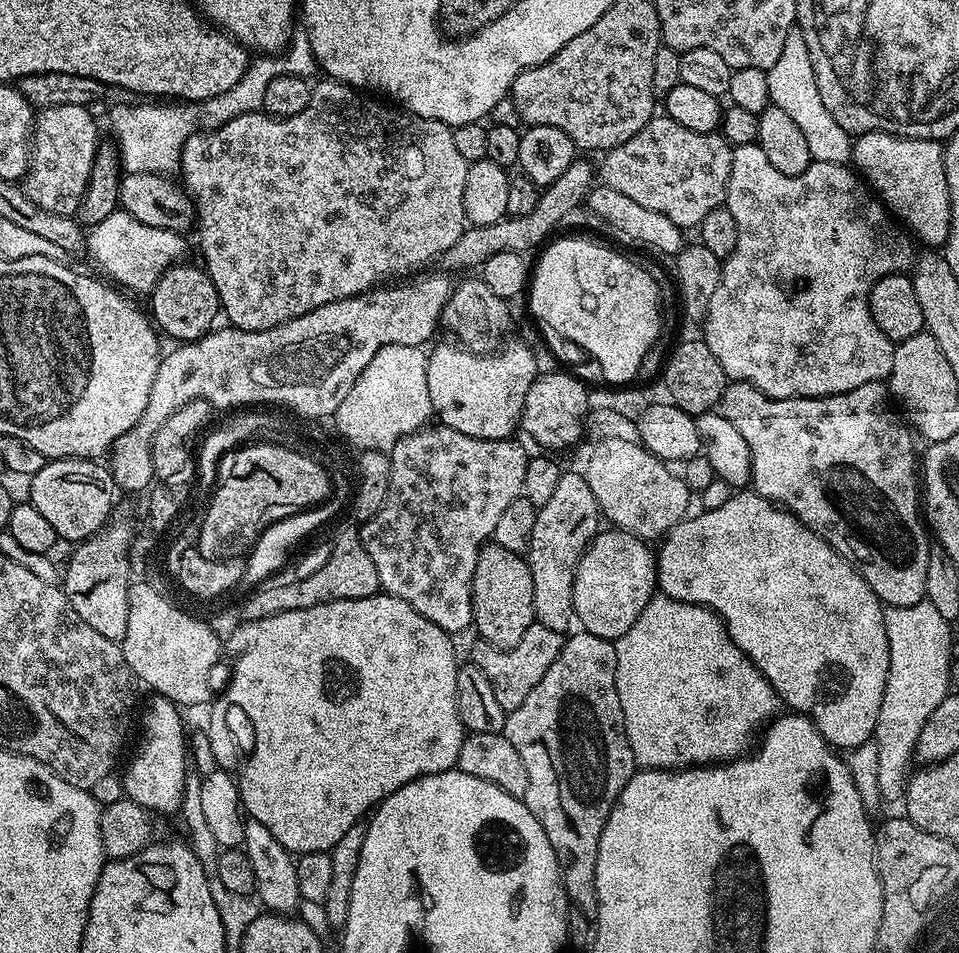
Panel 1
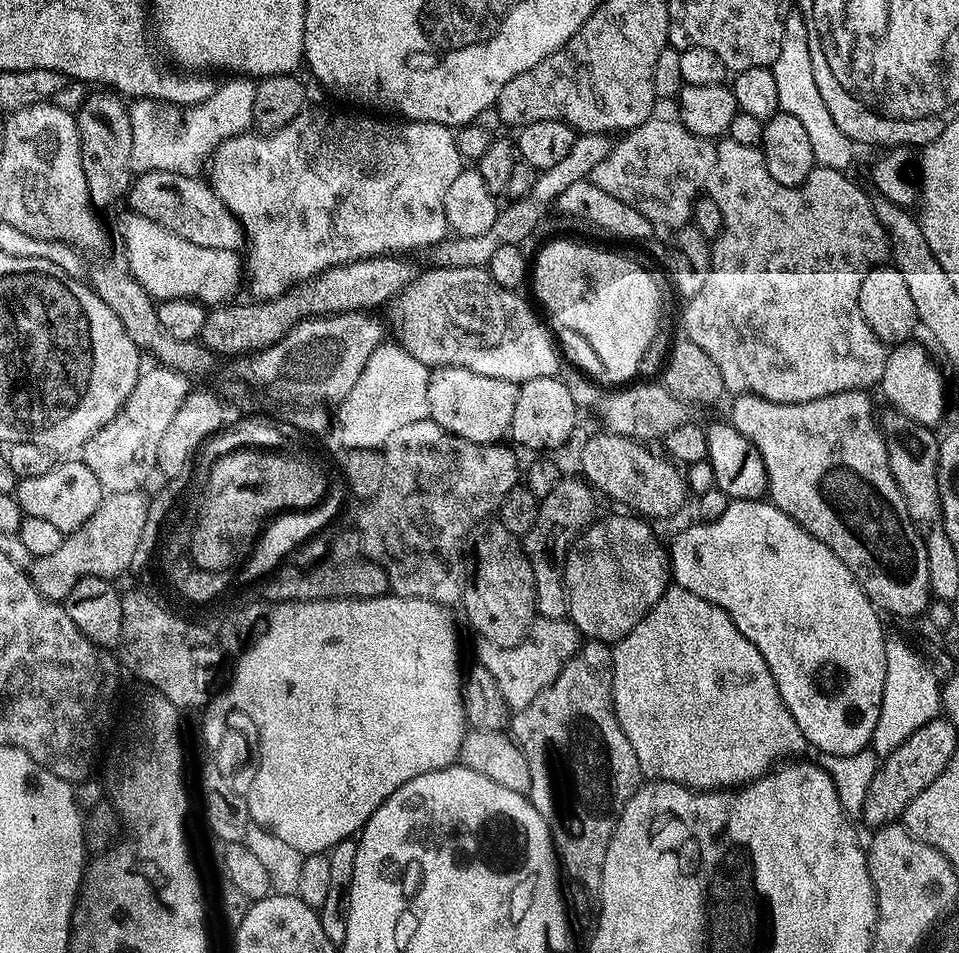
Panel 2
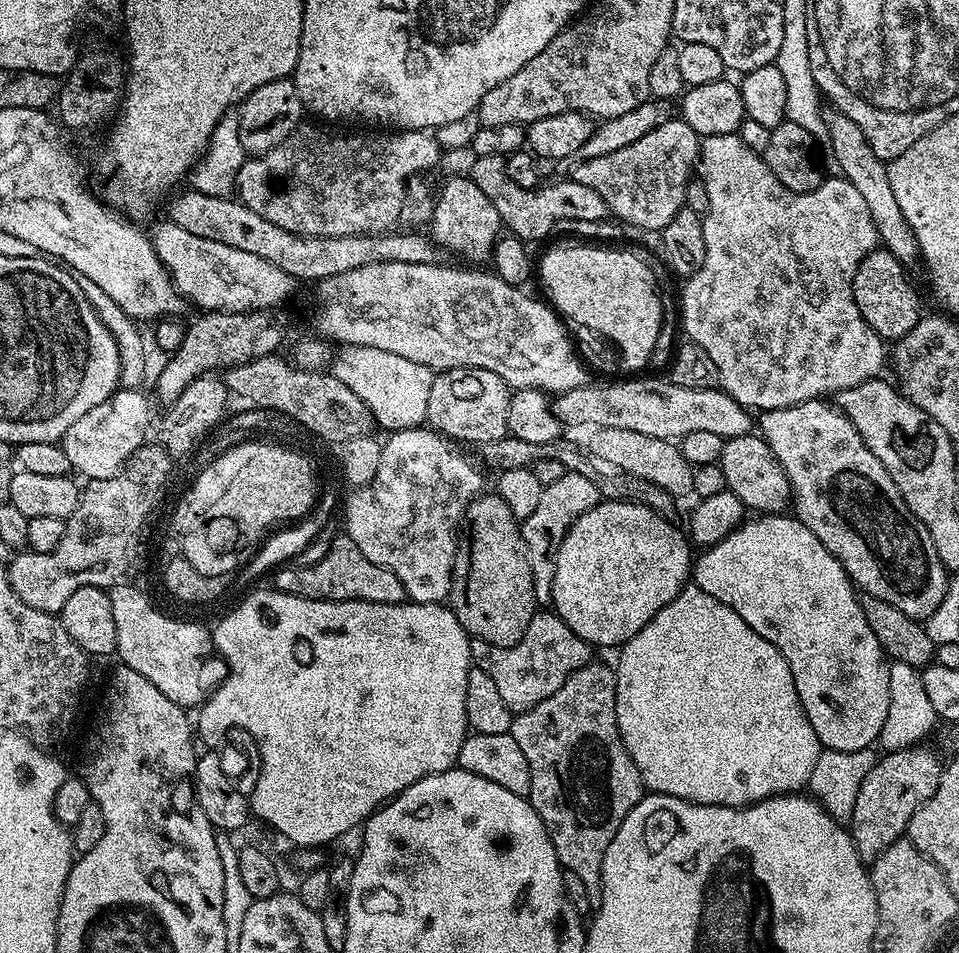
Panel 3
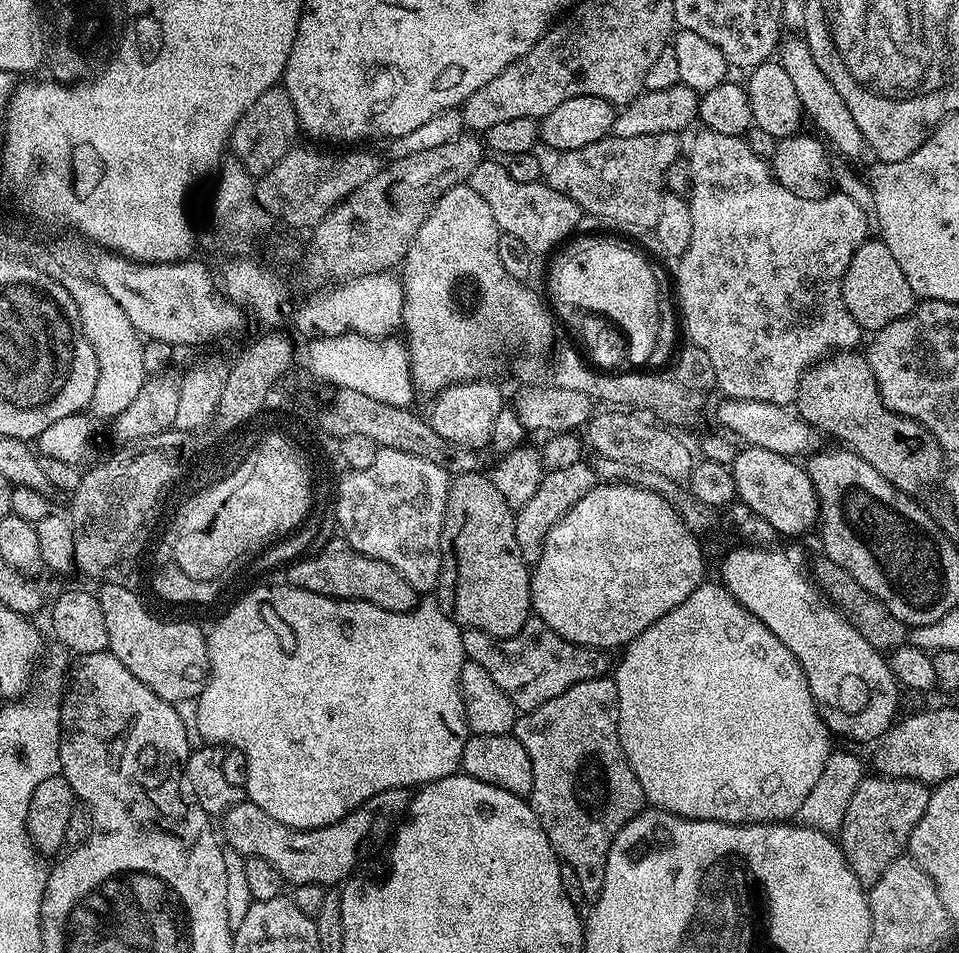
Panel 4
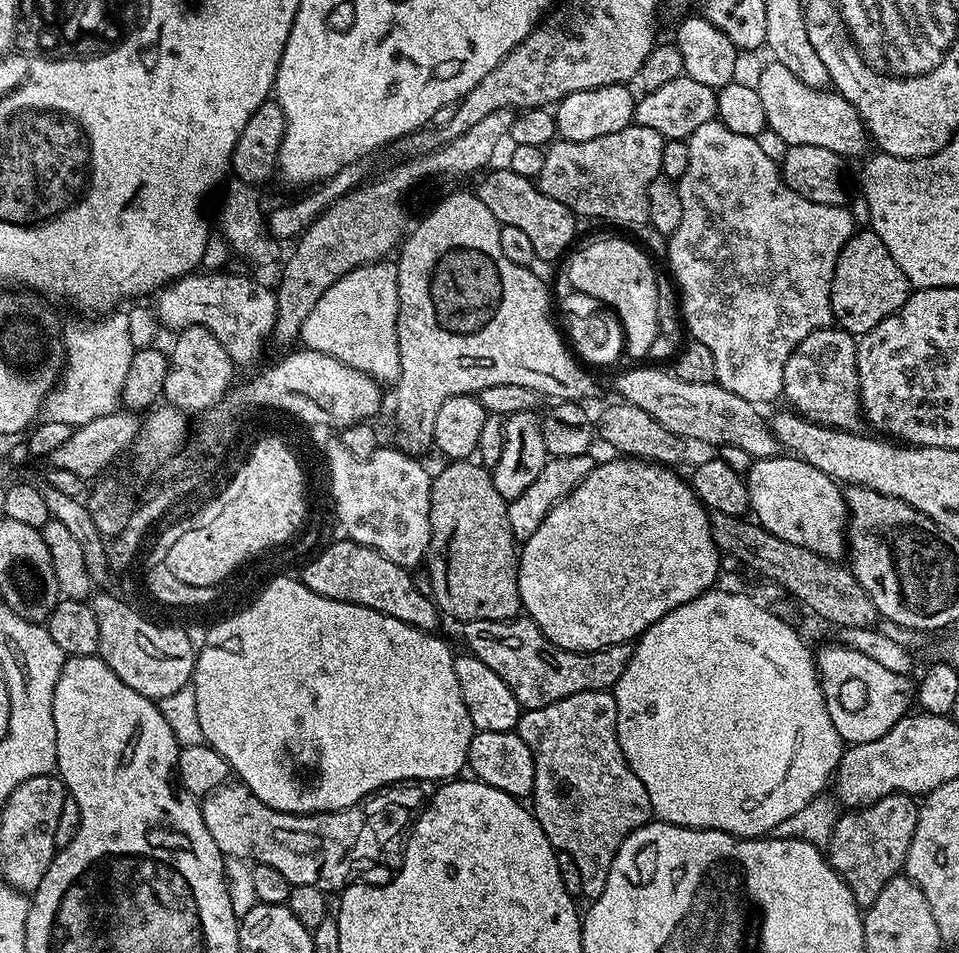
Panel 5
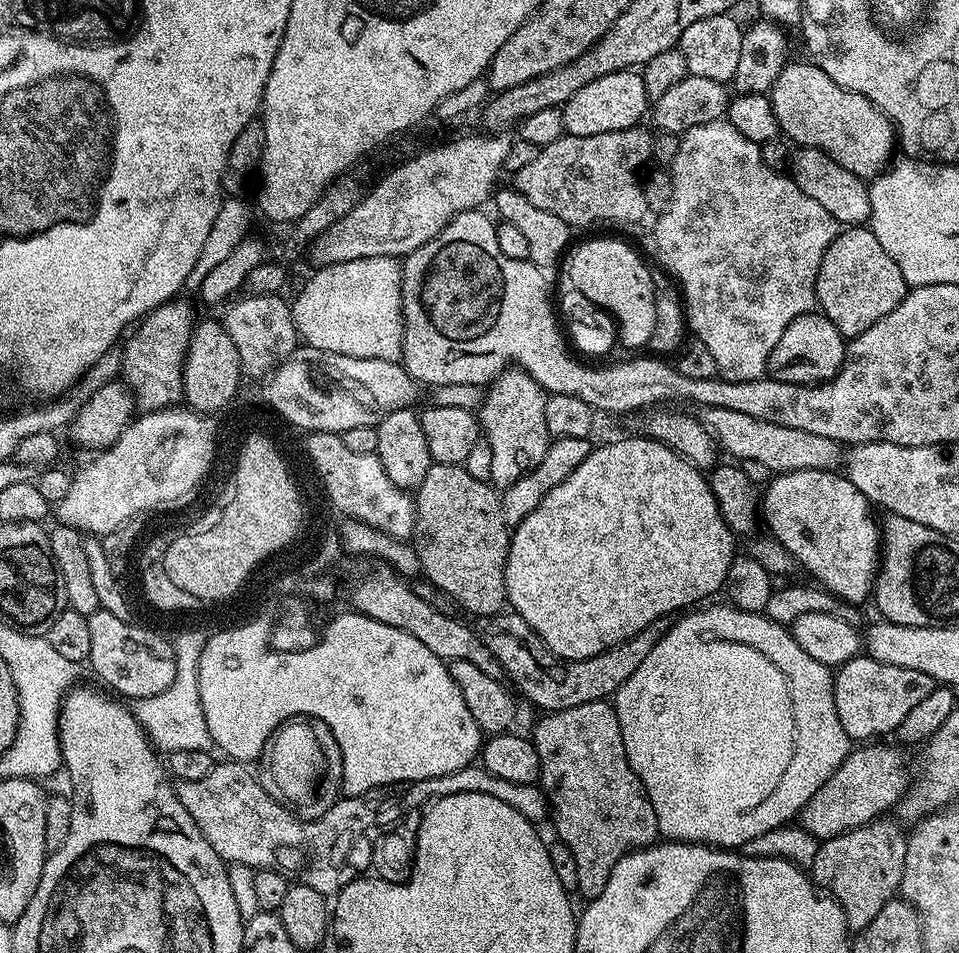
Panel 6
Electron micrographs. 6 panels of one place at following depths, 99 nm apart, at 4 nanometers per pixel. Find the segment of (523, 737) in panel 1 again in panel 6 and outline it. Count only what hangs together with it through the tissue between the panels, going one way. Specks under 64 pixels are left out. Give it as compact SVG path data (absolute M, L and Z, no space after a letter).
M608 700L570 706L570 710L549 712L541 717L530 731L531 742L538 750L538 783L548 797L550 820L556 823L555 835L570 848L570 854L574 854L574 862L578 866L576 892L595 898L606 890L606 882L610 882L610 874L614 874L614 866L618 866L621 858L657 843L660 836L658 818L638 774L634 774L626 758L626 746L622 746L622 726L618 726L618 714Z

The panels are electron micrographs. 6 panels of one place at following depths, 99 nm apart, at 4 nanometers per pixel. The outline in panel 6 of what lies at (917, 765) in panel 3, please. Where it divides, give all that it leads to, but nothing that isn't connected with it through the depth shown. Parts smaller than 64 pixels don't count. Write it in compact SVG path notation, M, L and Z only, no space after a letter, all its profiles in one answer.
M874 819L846 834L823 841L810 866L812 883L836 900L838 906L842 906L848 927L856 934L870 926L870 922L882 914L882 906L897 899L900 891L902 870L906 866L908 836L895 819L888 819Z

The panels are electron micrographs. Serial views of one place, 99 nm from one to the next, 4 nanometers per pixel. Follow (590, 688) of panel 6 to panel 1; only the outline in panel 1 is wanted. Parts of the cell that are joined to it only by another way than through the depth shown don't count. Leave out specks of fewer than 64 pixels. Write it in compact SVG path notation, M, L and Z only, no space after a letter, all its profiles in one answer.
M534 623L530 626L530 630L526 630L526 634L522 634L522 642L518 642L518 646L513 648L495 648L494 645L477 639L476 645L472 648L470 664L471 667L482 670L482 674L486 674L497 701L507 714L518 710L518 706L522 706L522 701L526 699L526 694L530 694L530 690L534 690L534 686L542 682L546 670L550 670L554 658L558 658L564 641L565 637L561 633Z

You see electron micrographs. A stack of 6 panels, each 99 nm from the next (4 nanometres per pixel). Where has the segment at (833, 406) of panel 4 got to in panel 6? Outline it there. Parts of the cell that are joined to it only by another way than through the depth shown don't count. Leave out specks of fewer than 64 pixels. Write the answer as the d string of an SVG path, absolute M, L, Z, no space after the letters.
M813 310L794 318L790 326L778 338L778 346L768 359L768 372L773 380L790 382L791 384L824 384L833 380L838 370L844 365L846 338L819 311Z

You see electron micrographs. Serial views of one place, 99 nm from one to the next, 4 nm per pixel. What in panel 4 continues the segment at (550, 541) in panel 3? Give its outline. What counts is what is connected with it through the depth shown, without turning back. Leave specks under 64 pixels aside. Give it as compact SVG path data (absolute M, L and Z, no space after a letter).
M583 459L574 462L574 466L565 466L563 470L545 471L542 482L538 486L537 492L530 497L530 502L526 506L515 509L514 515L514 538L518 538L518 546L522 550L522 558L529 566L534 566L540 560L540 555L544 549L546 538L550 534L552 527L557 524L572 507L590 490L596 487L598 477L591 463Z

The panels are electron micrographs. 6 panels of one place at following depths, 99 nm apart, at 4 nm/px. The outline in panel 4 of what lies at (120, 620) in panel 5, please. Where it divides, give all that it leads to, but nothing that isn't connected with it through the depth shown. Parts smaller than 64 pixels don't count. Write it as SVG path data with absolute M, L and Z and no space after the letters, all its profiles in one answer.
M120 588L105 589L104 597L100 599L102 606L102 614L106 617L106 634L108 635L108 651L112 652L118 658L118 662L122 662L122 666L126 666L126 670L130 670L130 674L134 674L134 678L138 678L138 682L146 682L146 686L150 686L150 690L154 690L154 694L158 694L158 698L163 700L196 700L200 695L200 691L204 688L204 683L208 680L208 641L206 639L205 629L200 629L196 624L187 624L184 618L161 618L159 615L142 610L139 604L136 604L133 596L124 592Z

